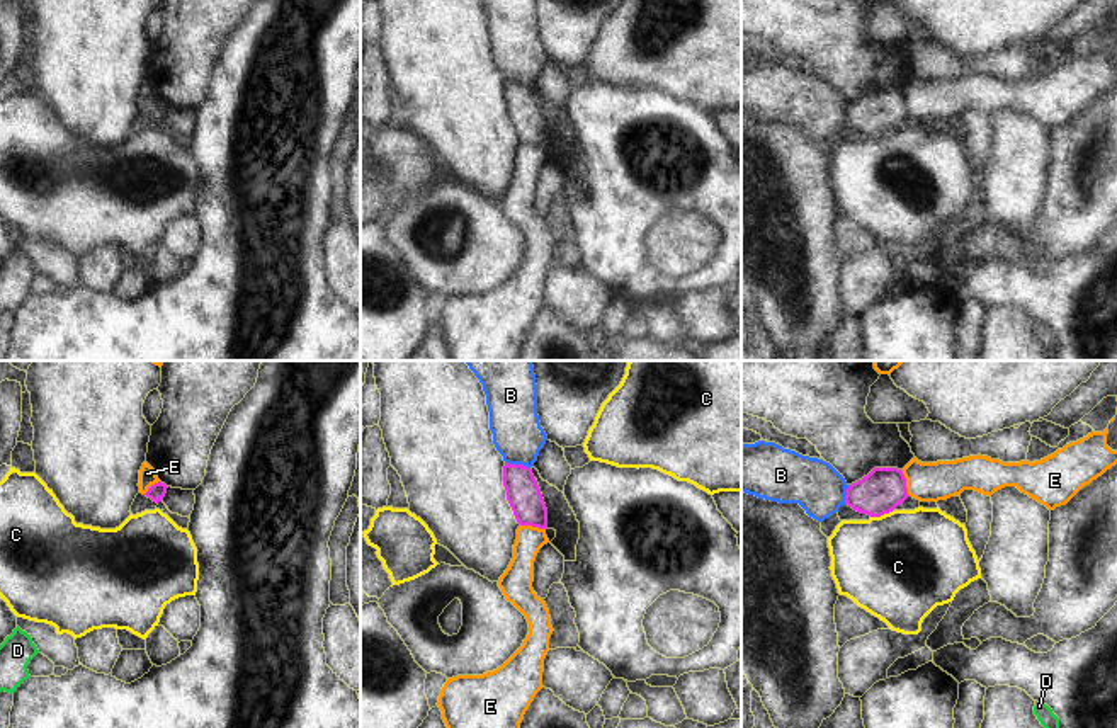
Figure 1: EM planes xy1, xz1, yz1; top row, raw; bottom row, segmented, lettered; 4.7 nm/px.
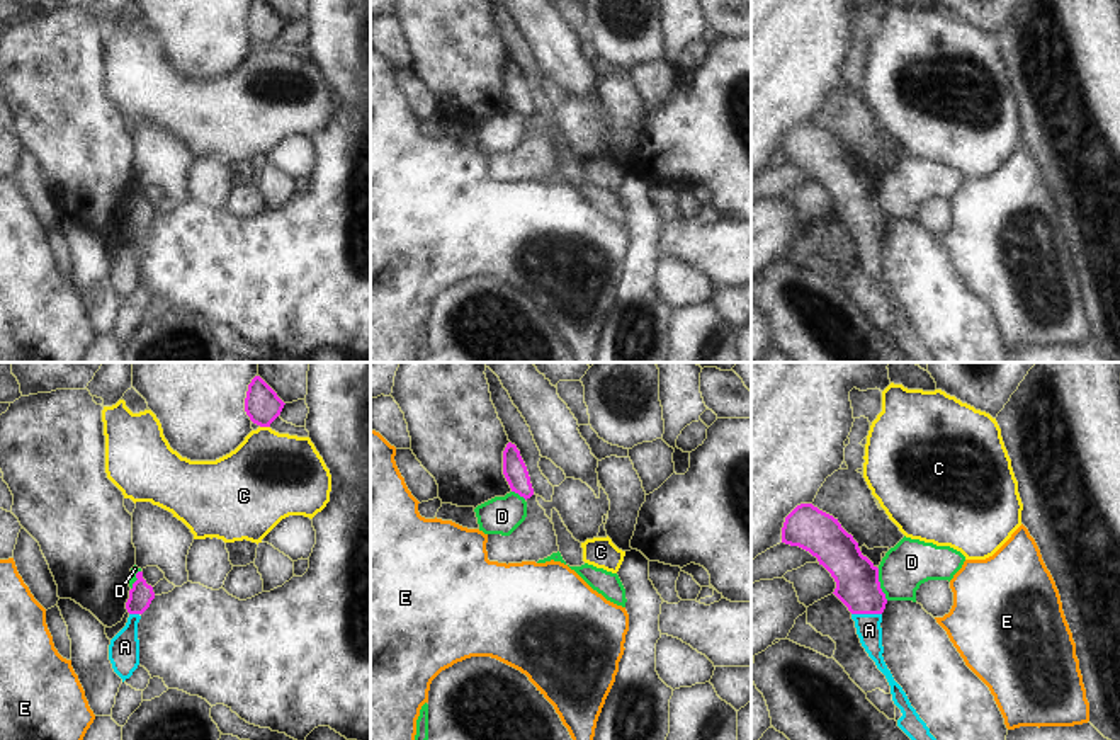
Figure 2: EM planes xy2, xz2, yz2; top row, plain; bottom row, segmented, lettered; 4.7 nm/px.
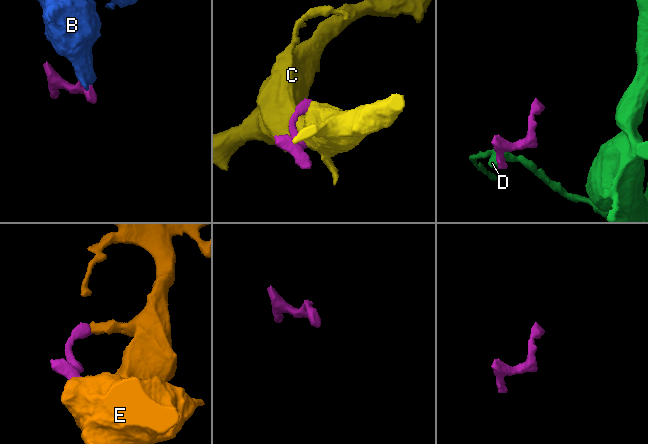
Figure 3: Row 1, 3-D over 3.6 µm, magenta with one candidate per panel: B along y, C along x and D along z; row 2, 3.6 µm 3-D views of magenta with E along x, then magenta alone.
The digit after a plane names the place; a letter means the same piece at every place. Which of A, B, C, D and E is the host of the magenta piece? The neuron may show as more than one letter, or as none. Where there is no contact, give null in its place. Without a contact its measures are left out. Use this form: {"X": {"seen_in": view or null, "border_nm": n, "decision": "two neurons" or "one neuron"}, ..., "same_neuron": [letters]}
{"A": {"seen_in": "yz2", "border_nm": 140, "decision": "one neuron"}, "B": {"seen_in": "xz1", "border_nm": 120, "decision": "two neurons"}, "C": {"seen_in": "yz1", "border_nm": 120, "decision": "two neurons"}, "D": {"seen_in": "yz2", "border_nm": 160, "decision": "two neurons"}, "E": {"seen_in": "xz1", "border_nm": 120, "decision": "two neurons"}, "same_neuron": ["A"]}

